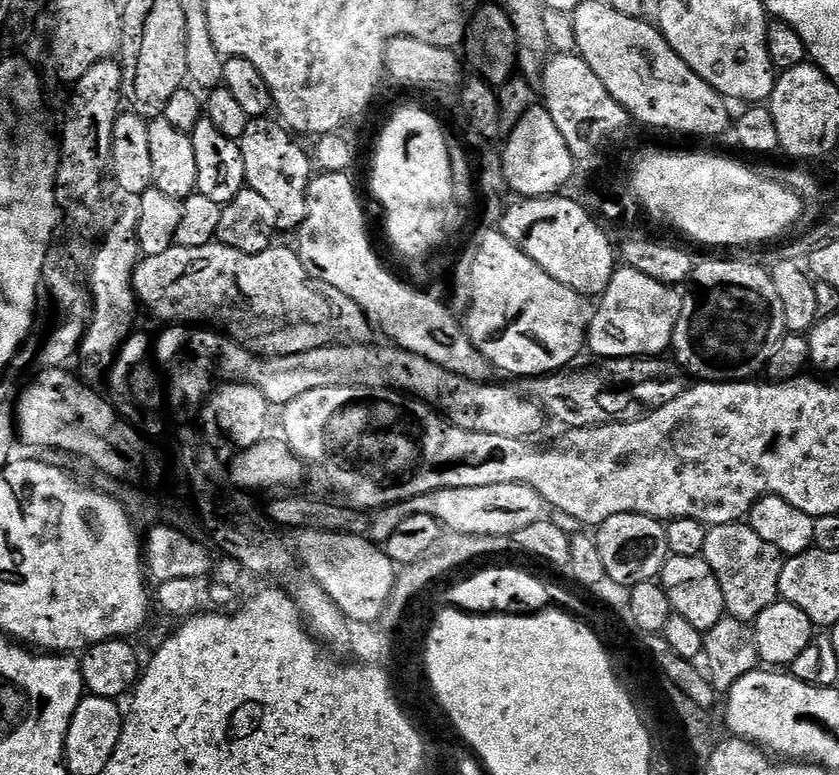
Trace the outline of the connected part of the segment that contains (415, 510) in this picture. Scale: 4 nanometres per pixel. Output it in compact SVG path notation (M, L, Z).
M525 484L506 486L474 486L470 488L447 488L430 490L430 494L418 494L414 498L399 500L371 513L367 539L377 546L387 545L388 540L414 514L426 514L437 520L449 533L457 536L510 536L520 530L543 521L546 516L546 503L542 494Z

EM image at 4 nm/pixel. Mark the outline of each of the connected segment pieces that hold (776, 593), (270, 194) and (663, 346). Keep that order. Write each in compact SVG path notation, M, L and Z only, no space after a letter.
M751 523L711 525L702 555L722 586L727 615L752 624L768 606L781 599L780 579L786 557L759 534L754 534Z
M276 118L249 119L246 134L242 134L238 141L242 150L245 185L266 198L274 210L276 226L281 233L295 233L308 213L308 187L314 175L314 160L309 153L308 156L304 153L299 142Z
M622 266L619 267L616 271L616 274L612 281L610 282L610 286L604 292L604 295L599 297L598 304L600 304L600 309L597 310L596 316L595 312L594 315L591 317L590 320L590 329L588 332L588 342L587 347L590 349L592 348L592 352L594 355L593 357L596 358L603 358L606 360L617 360L618 358L626 358L627 356L643 356L645 358L660 358L665 355L664 352L667 350L668 347L672 344L672 339L676 336L676 323L680 320L680 296L675 287L663 284L662 282L658 282L654 278L650 278L646 274L642 274L638 270L634 270L633 268Z

